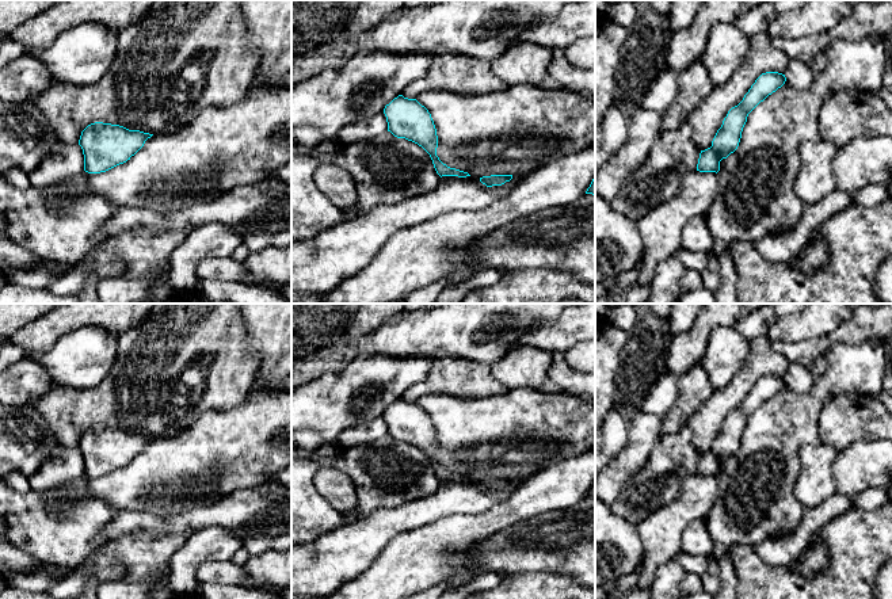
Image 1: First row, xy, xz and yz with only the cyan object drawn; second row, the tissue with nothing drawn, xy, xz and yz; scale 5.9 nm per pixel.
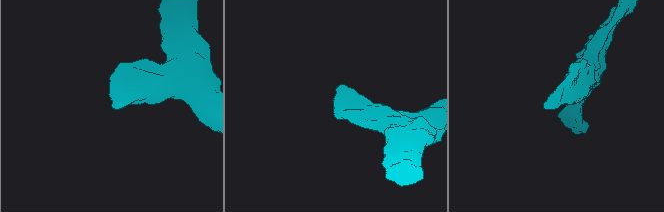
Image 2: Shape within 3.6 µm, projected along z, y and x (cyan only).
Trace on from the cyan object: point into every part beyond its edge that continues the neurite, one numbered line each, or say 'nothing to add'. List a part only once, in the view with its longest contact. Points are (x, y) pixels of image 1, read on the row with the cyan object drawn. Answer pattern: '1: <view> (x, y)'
nothing to add

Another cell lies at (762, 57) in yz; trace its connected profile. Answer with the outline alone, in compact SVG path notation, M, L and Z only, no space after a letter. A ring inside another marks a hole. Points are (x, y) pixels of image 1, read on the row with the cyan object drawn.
M767 33L750 37L750 50L736 72L721 85L713 85L705 100L690 114L694 144L705 150L721 127L728 111L737 106L755 80L766 72L785 72L789 57L771 43Z

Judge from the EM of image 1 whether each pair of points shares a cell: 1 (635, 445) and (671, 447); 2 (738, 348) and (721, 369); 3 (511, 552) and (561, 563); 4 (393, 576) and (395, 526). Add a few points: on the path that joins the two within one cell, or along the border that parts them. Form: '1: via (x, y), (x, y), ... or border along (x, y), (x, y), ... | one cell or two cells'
1: border along (662, 435), (647, 462), (637, 472) | two cells
2: via (732, 354), (723, 363) | one cell
3: via (523, 552), (549, 552) | one cell
4: border along (424, 525), (397, 534), (373, 560) | two cells

